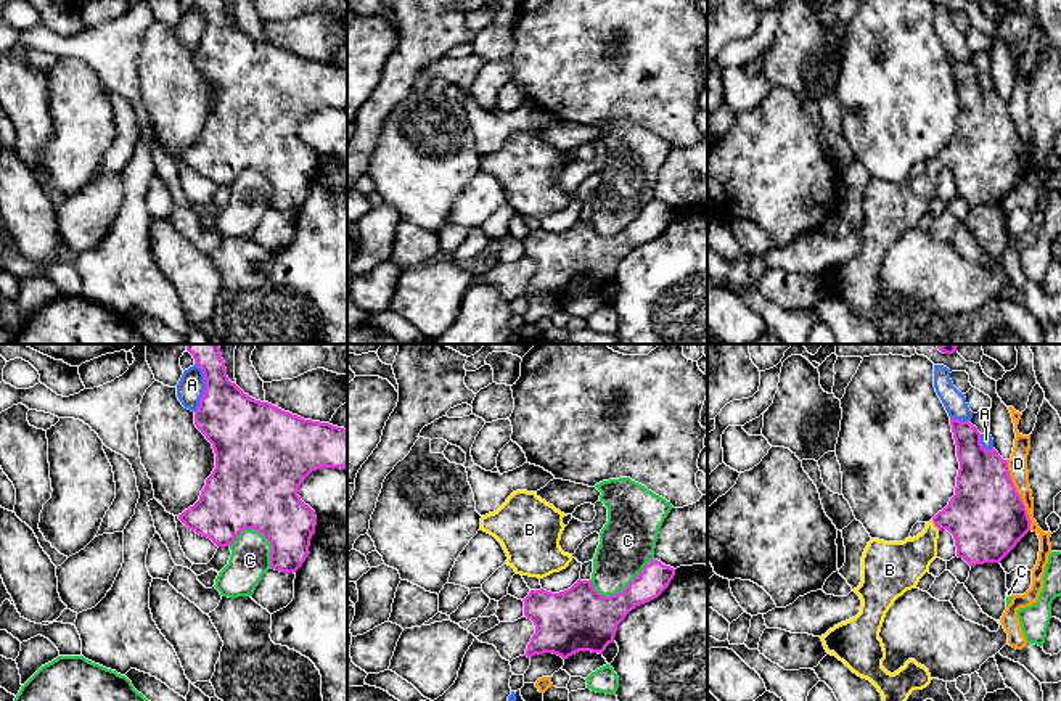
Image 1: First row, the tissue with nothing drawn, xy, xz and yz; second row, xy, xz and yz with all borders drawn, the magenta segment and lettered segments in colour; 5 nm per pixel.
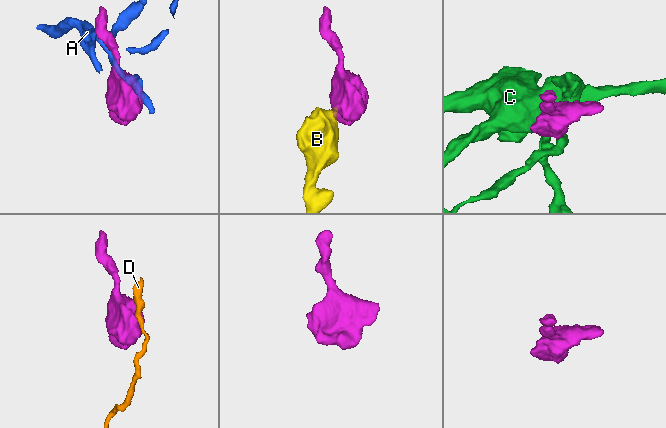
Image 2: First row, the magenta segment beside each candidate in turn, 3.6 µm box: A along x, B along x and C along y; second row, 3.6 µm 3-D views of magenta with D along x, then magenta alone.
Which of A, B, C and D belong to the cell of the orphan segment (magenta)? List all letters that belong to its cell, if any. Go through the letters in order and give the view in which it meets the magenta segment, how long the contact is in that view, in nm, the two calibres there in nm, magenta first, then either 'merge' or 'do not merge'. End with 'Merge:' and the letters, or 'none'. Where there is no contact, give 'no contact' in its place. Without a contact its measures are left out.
A: xy | 260 nm | 320/140 nm | do not merge
B: yz | 60 nm | 380/220 nm | merge
C: xz | 340 nm | 320/280 nm | do not merge
D: yz | 380 nm | 380/100 nm | do not merge
Merge: B

